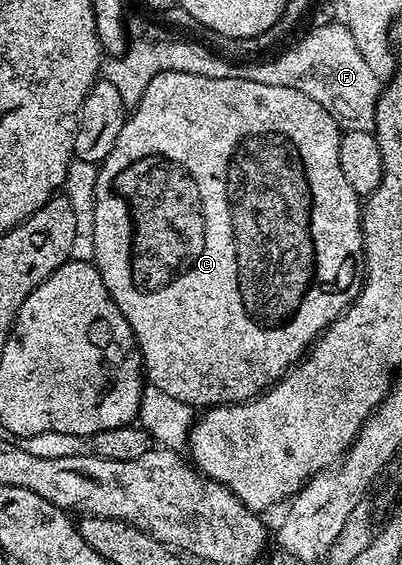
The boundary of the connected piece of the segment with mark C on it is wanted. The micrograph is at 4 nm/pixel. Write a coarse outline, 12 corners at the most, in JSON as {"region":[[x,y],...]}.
{"region":[[160,73],[98,167],[149,386],[274,386],[364,282],[308,93]]}

